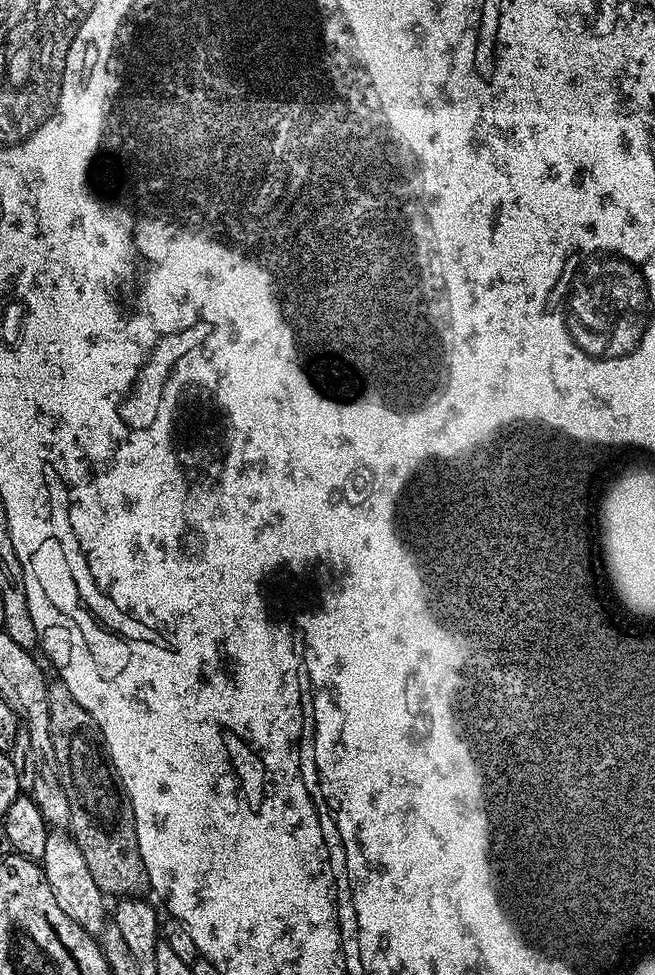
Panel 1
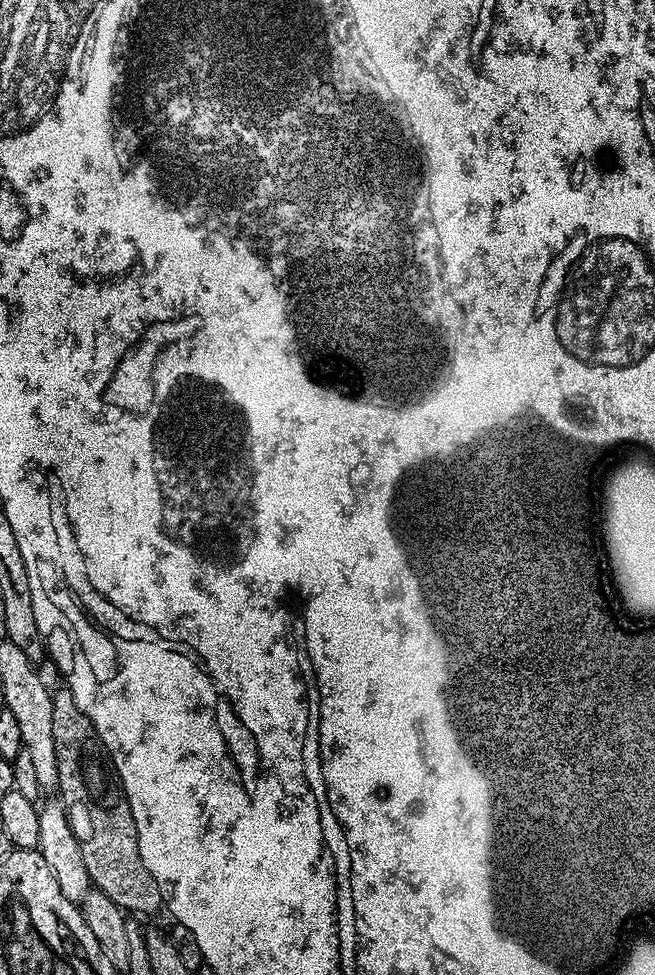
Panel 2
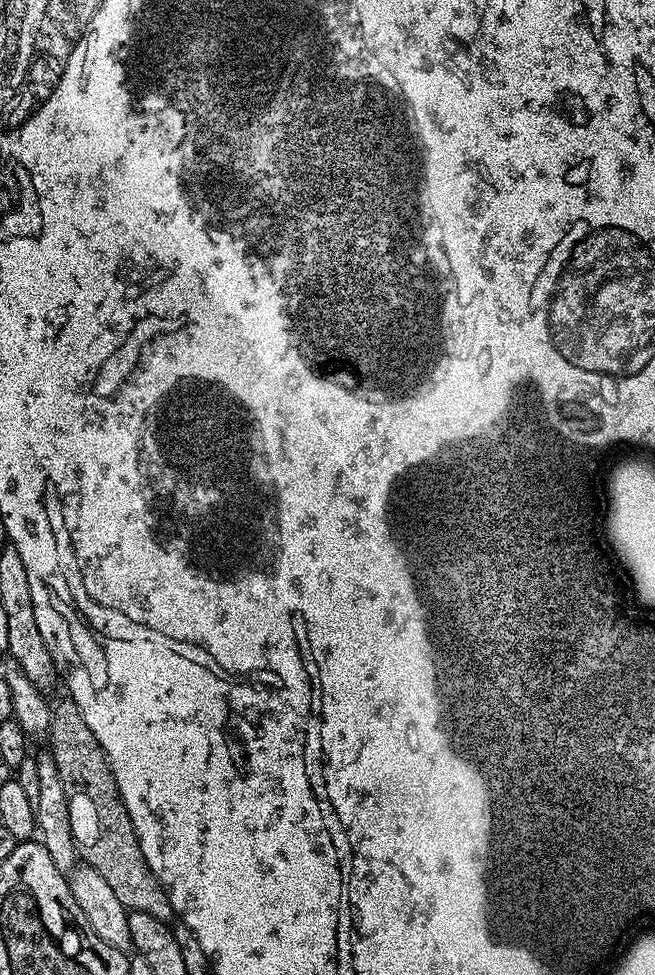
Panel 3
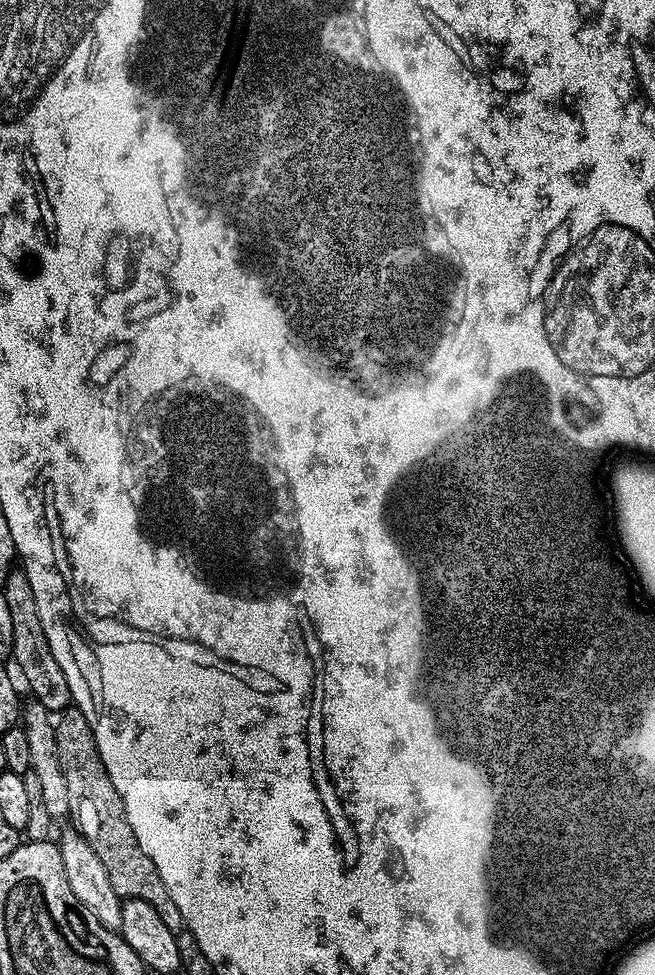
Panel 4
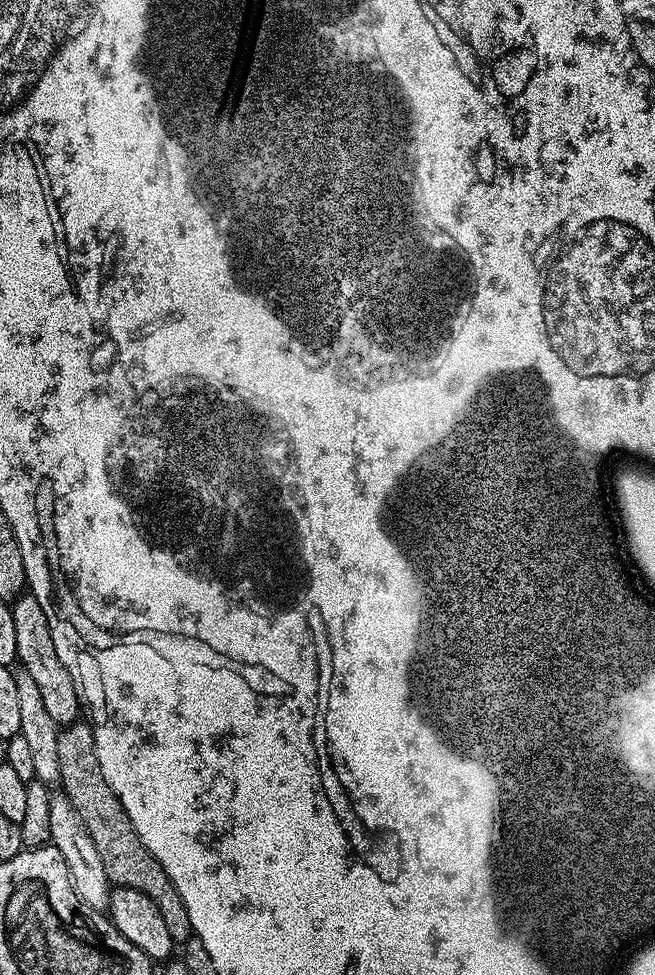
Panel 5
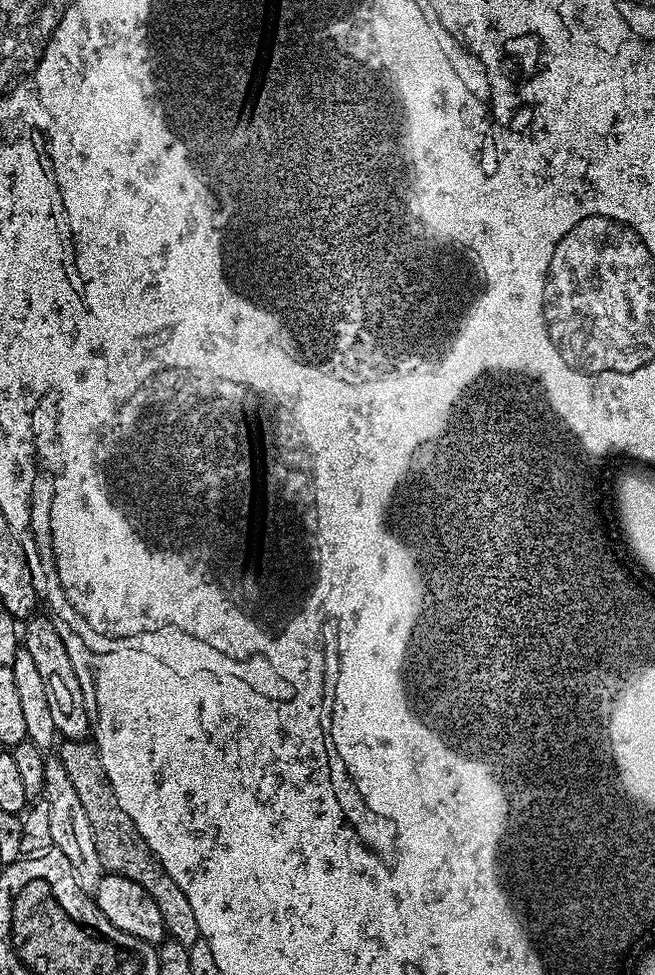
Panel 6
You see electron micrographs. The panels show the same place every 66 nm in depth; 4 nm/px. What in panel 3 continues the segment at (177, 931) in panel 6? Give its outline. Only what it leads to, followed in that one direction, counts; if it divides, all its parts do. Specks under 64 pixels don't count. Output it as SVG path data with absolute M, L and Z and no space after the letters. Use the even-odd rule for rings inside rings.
M70 698L55 701L52 709L52 721L46 733L46 741L50 747L50 755L58 766L58 774L62 778L62 786L66 790L66 798L70 806L70 830L76 839L76 850L79 859L85 865L91 865L94 870L102 874L103 880L114 890L114 896L122 902L122 906L129 912L154 914L154 918L165 922L173 919L172 903L166 890L158 882L158 878L150 870L146 858L140 849L140 839L130 822L130 814L120 797L116 779L112 773L112 766L108 763L108 755L102 750L98 738L94 738L94 730L82 718L82 710L78 710L76 703Z

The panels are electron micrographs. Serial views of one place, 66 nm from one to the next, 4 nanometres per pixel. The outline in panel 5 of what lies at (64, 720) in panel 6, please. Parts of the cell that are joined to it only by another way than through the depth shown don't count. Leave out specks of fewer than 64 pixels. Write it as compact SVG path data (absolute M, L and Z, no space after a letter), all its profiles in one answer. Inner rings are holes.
M31 594L17 596L11 601L11 606L14 614L14 638L18 642L16 655L23 671L28 672L30 678L34 678L34 686L38 686L46 711L56 724L63 726L77 723L82 716L80 695L76 692L74 678L70 678L70 670L62 666L58 650L54 650L54 638L50 638L50 622L46 618L46 610L38 606L38 598Z

